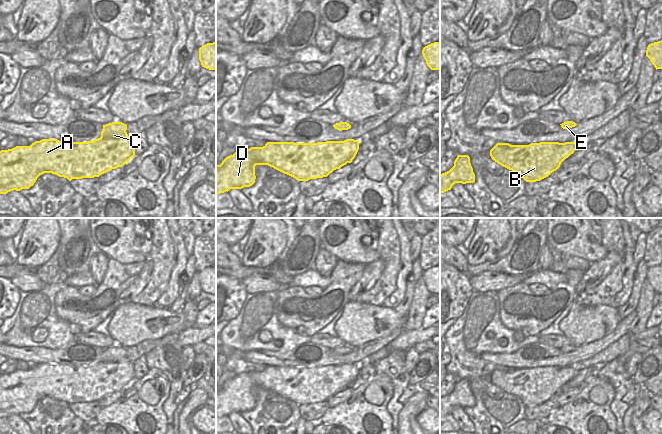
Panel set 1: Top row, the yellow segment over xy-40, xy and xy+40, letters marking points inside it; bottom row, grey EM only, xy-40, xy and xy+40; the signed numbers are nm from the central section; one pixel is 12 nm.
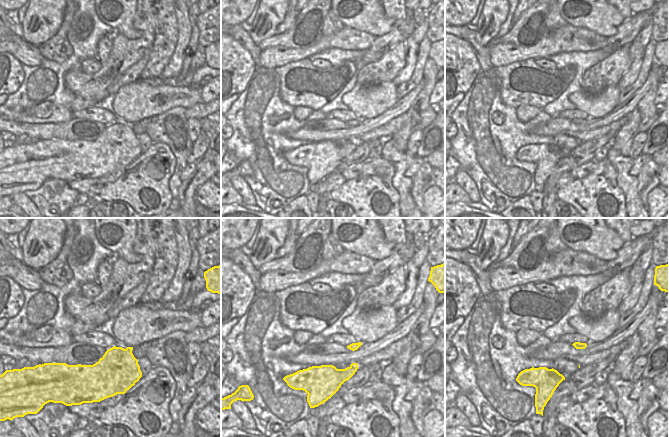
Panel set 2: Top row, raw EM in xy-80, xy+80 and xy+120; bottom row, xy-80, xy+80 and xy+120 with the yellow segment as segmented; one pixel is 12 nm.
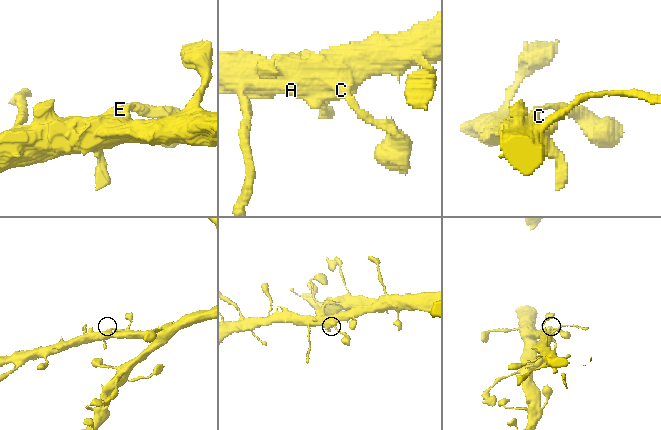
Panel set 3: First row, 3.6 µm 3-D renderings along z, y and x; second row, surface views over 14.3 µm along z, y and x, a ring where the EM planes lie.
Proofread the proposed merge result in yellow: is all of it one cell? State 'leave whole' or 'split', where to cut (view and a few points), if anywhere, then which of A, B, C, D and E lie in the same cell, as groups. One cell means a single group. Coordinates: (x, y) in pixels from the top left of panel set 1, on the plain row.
leave whole | no cut | A B C D E

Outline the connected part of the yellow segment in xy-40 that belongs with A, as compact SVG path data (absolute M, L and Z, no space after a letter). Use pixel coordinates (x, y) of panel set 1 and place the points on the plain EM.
M112 346L103 349L101 361L88 366L42 363L30 370L16 370L0 375L0 418L29 413L44 397L72 403L94 402L118 391L135 380L134 364L126 356L127 349Z

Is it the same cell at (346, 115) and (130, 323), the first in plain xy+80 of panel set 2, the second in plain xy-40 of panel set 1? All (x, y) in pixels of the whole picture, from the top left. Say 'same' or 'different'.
different

